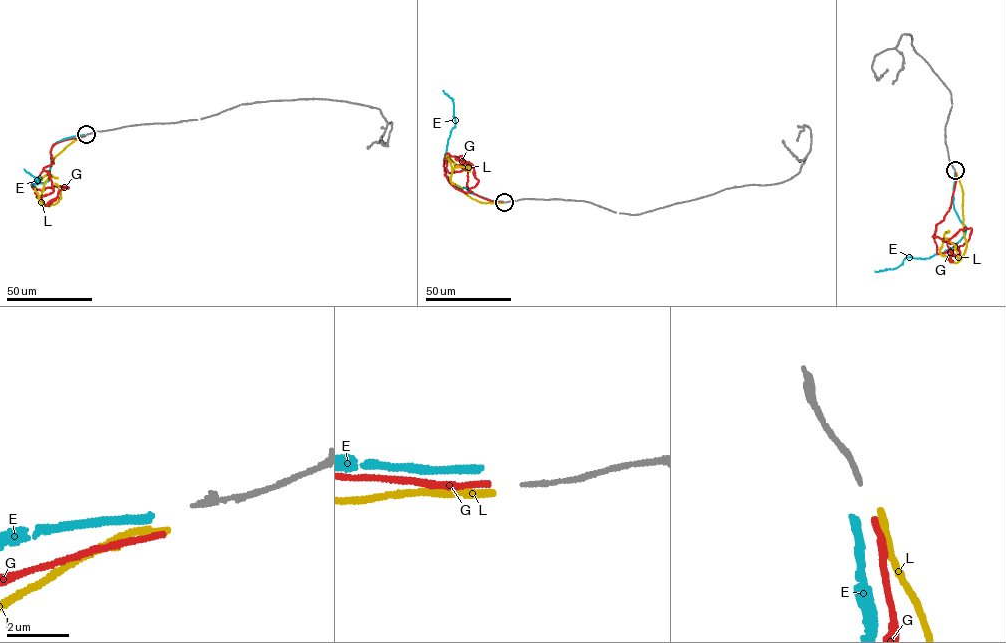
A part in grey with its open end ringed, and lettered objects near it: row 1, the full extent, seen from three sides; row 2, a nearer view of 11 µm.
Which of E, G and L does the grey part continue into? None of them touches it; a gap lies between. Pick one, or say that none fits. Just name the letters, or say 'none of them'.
none of them

